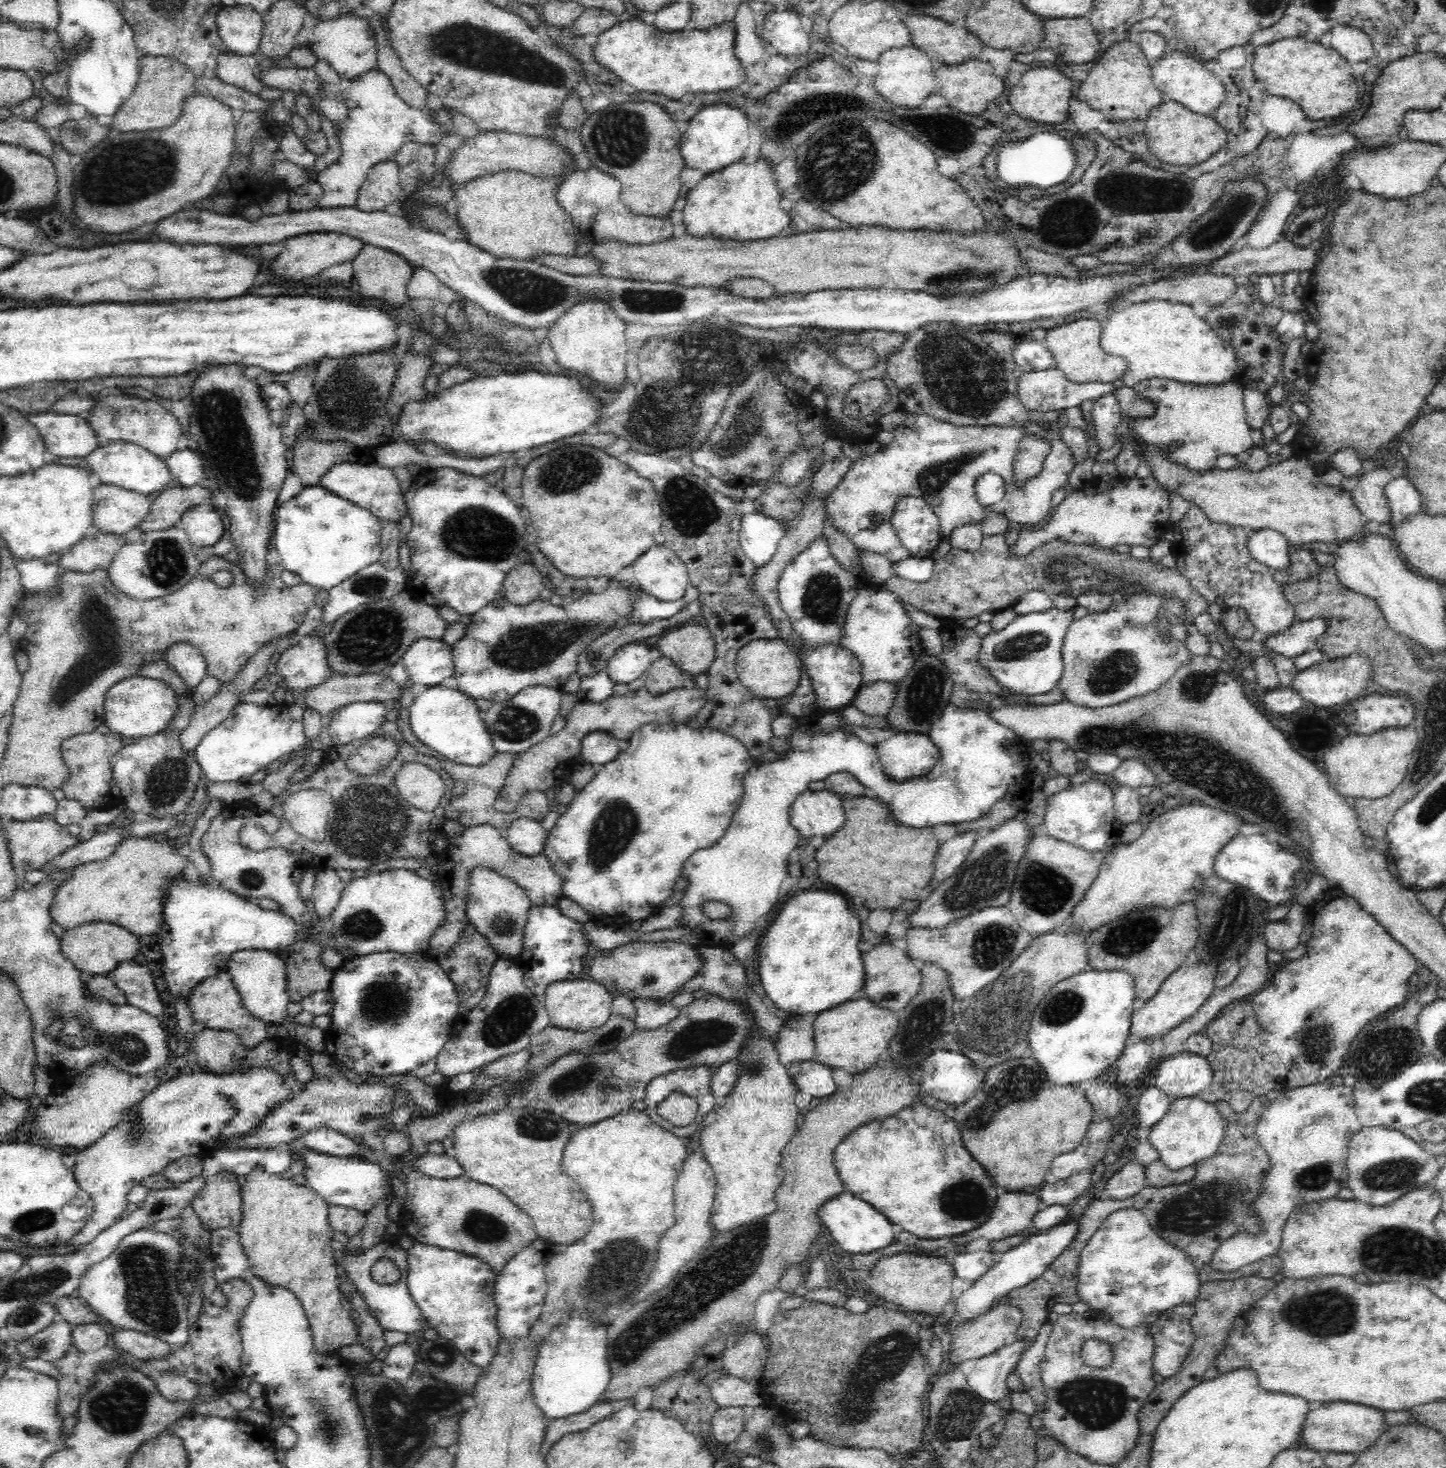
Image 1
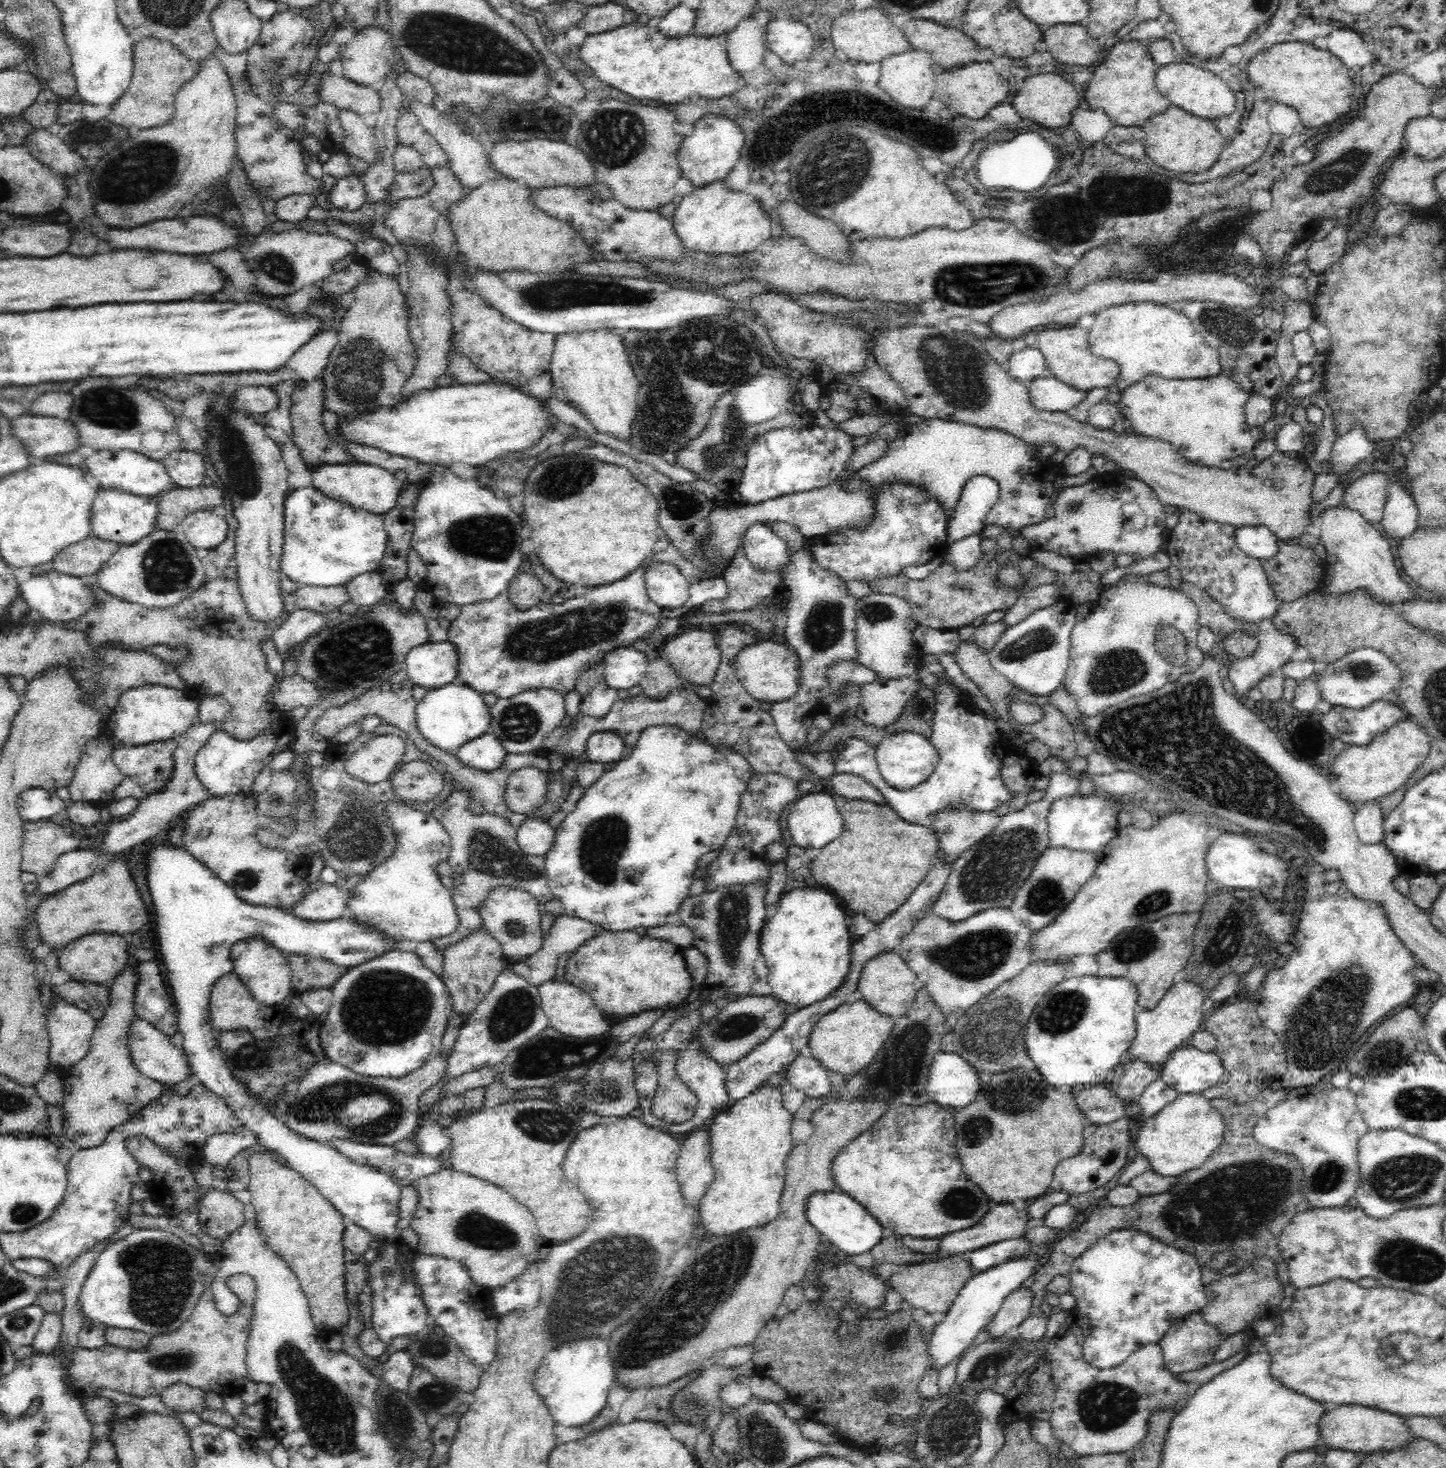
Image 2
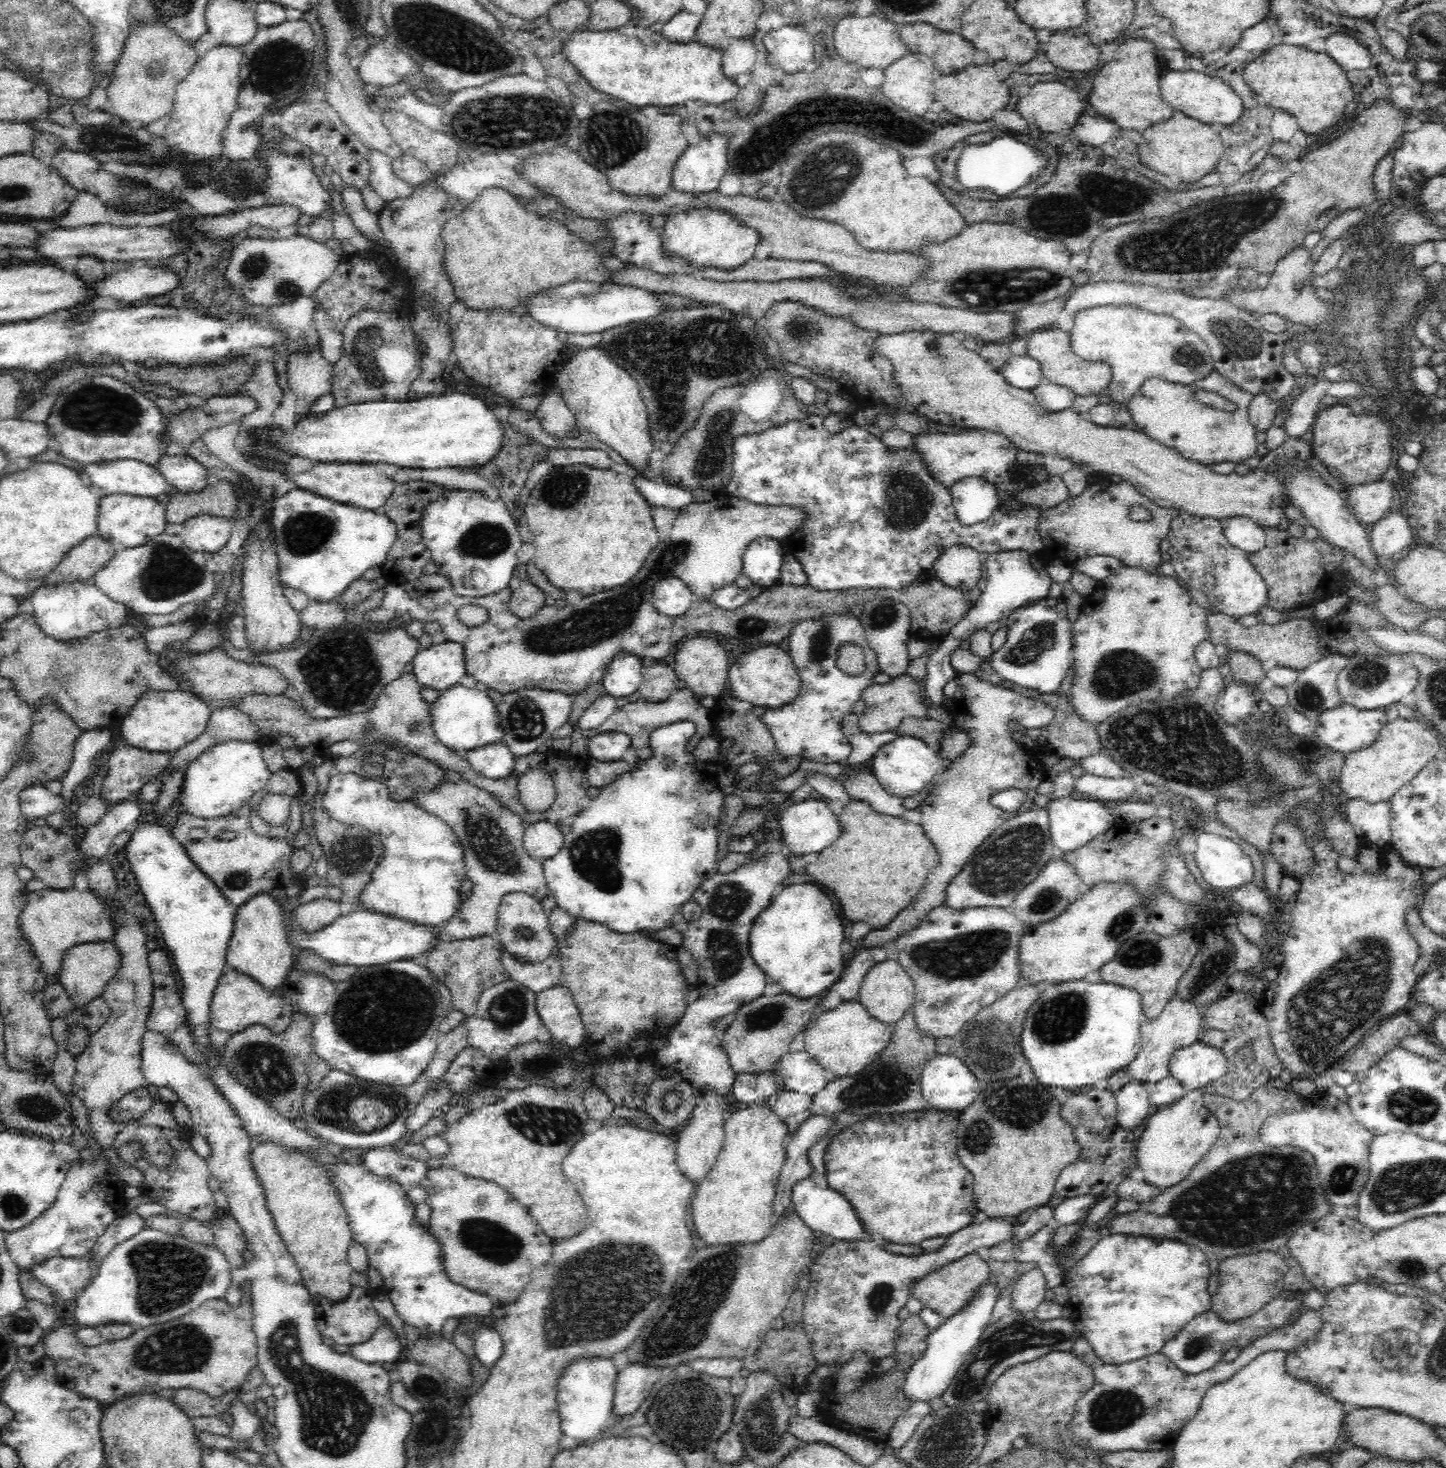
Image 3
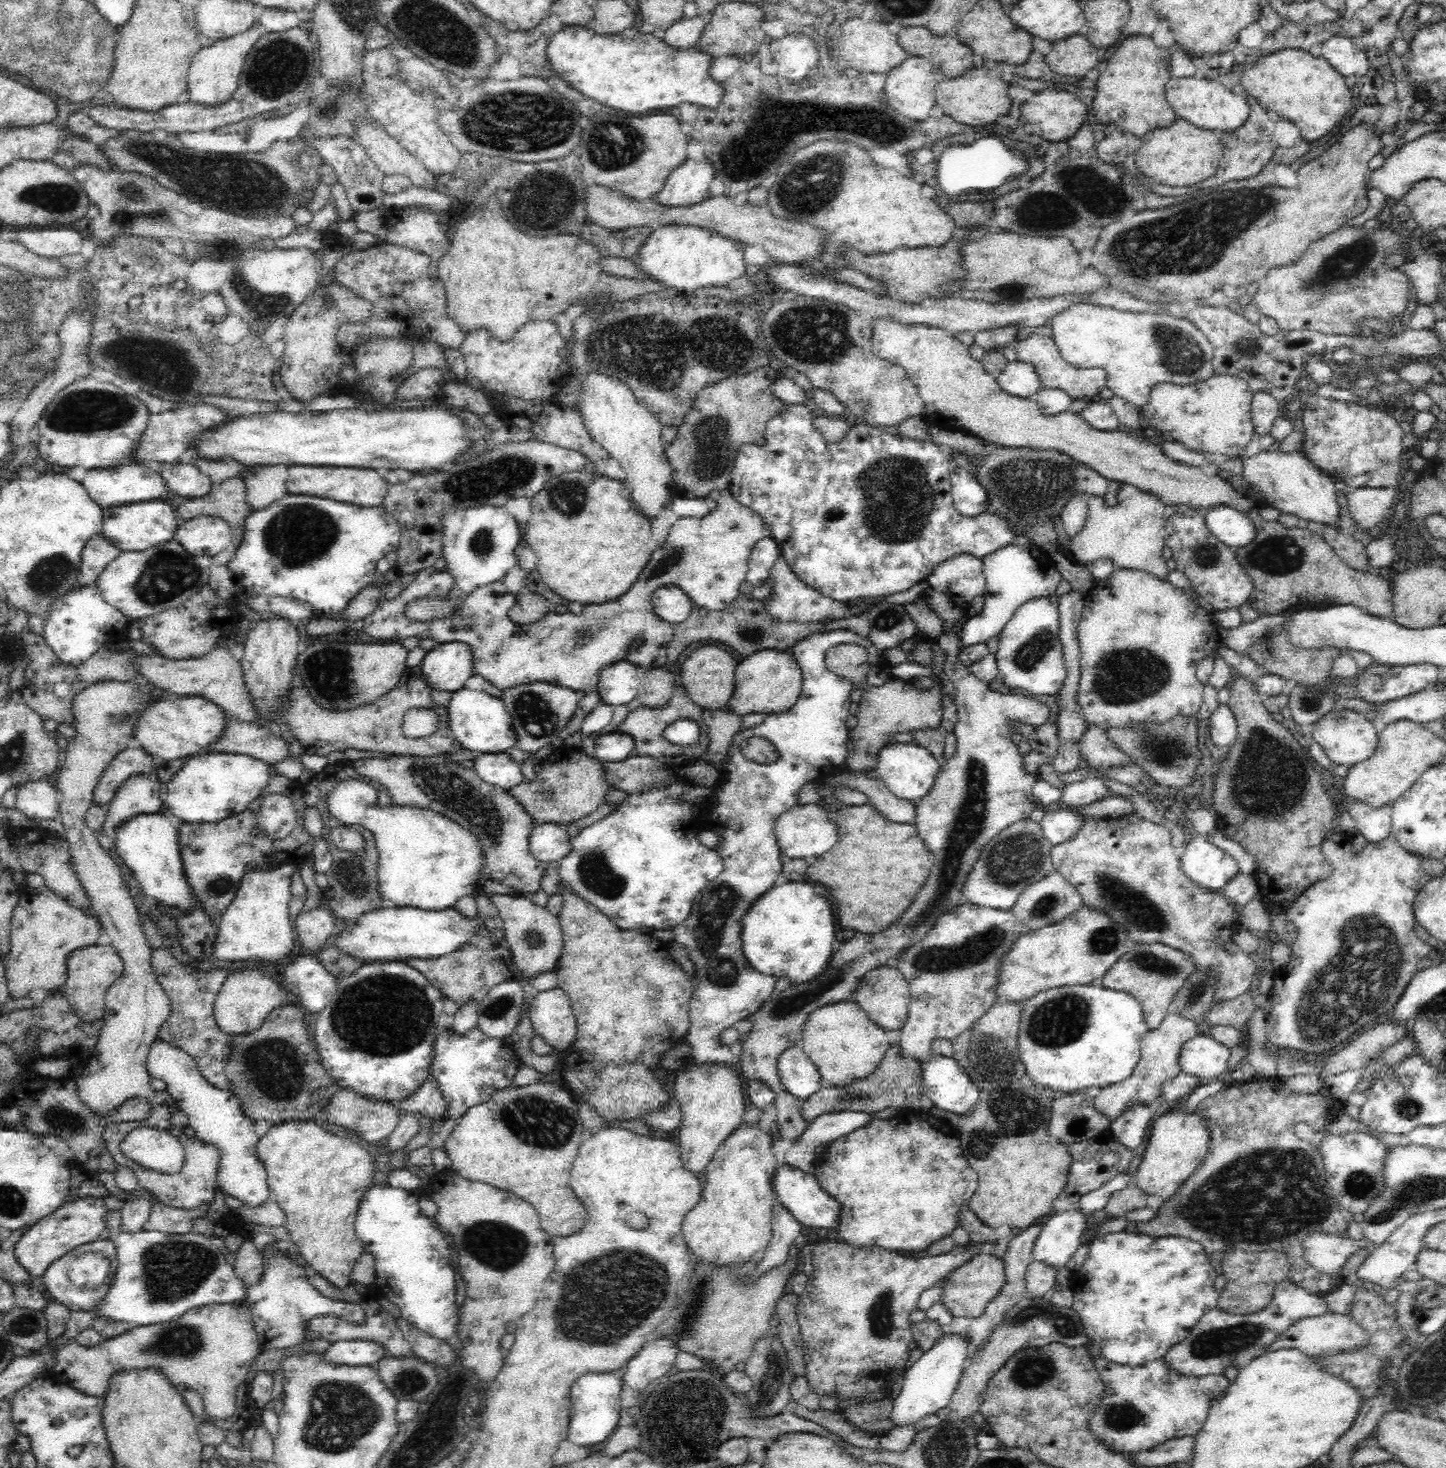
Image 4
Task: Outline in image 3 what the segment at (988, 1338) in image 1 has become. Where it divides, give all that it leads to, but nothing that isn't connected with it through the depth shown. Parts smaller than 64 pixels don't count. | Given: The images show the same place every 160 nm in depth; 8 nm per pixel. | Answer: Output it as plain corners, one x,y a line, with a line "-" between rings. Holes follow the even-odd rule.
1037,1267
1022,1272
1013,1286
1011,1305
1014,1311
1030,1312
1035,1310
1047,1298
1047,1280

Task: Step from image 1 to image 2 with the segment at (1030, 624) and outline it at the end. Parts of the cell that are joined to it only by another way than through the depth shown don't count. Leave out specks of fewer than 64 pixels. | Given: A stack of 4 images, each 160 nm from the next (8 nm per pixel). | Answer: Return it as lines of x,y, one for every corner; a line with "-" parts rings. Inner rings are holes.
1059,599
1054,604
1036,610
1014,626
1005,628
989,652
991,665
1014,687
1030,695
1051,695
1061,687
1070,658
1071,632
1077,623
1077,602

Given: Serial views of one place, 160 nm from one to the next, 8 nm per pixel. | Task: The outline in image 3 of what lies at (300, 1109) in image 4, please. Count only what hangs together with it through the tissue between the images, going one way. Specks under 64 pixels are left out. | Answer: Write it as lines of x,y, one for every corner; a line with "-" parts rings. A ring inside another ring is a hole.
294,1011
292,1026
274,1034
262,1025
247,1026
242,1032
234,1033
225,1043
220,1056
234,1081
265,1099
282,1117
301,1124
302,1107
305,1096
319,1087
330,1067
316,1054
311,1041
314,1026
313,1017

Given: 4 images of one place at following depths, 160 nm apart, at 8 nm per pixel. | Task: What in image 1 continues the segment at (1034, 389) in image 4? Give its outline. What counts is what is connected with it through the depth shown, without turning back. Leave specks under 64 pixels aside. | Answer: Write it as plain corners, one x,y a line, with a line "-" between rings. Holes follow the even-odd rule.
1016,341
1011,363
1019,374
1048,370
1053,362
1052,354
1044,343

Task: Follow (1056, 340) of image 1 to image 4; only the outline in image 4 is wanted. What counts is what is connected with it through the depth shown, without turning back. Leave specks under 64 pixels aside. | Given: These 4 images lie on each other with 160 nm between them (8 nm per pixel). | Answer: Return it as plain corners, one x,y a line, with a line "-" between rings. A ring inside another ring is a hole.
1033,334
1023,339
1014,346
1018,362
1030,363
1035,366
1041,385
1046,389
1060,389
1072,400
1082,399
1089,396
1097,399
1101,388
1105,387
1106,371
1102,368
1075,367
1067,363
1059,354
1054,340
1051,337

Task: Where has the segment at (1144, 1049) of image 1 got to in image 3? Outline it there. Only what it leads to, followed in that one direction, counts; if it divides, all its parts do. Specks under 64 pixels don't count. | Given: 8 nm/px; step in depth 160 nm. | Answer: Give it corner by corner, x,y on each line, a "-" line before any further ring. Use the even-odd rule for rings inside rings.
1134,1081
1125,1084
1119,1093
1115,1094
1116,1099
1116,1118
1115,1122
1118,1127
1138,1134
1142,1130
1142,1126
1145,1120
1153,1113
1154,1108
1149,1101
1150,1086
1148,1083
1142,1083
1142,1081

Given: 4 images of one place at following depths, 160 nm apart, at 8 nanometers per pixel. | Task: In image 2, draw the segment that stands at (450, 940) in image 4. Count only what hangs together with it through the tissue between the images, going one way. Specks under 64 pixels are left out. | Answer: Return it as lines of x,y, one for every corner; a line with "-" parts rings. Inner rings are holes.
155,844
145,856
145,869
156,916
160,956
168,972
168,984
172,988
177,1012
177,1027
183,1036
182,1049
187,1054
191,1070
204,1086
225,1099
245,1130
256,1135
260,1146
283,1158
288,1167
302,1175
302,1179
316,1186
321,1197
326,1198
345,1220
366,1230
371,1241
376,1239
374,1241
380,1247
384,1243
393,1243
397,1254
404,1255
405,1262
409,1263
410,1281
421,1292
417,1274
413,1270
417,1249
403,1242
403,1230
397,1227
400,1219
400,1183
385,1173
352,1163
332,1144
318,1142
290,1130
283,1118
273,1115
262,1098
256,1097
246,1085
232,1076
218,1046
218,1033
209,1023
211,990
222,975
233,972
230,949
238,941
262,937
267,944
282,952
323,958
331,964
348,968
396,950
399,942
384,936
382,932
375,932
375,929
366,928
353,917
314,922
292,916
292,912
276,907
245,903
232,888
214,876
209,868
183,847

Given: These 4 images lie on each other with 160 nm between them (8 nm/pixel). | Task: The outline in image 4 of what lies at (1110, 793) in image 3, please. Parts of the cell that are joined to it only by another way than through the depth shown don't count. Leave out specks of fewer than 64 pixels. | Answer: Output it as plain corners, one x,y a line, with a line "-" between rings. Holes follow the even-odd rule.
1088,777
1085,781
1067,784
1061,788
1059,801
1069,807
1082,808
1104,797
1108,797
1110,790
1100,781

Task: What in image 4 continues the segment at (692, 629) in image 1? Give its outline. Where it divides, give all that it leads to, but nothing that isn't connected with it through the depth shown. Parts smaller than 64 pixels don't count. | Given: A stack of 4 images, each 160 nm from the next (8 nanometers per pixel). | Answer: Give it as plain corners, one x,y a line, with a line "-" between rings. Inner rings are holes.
714,645
702,646
682,664
680,673
683,688
689,700
704,710
728,710
731,696
735,690
735,667
730,653

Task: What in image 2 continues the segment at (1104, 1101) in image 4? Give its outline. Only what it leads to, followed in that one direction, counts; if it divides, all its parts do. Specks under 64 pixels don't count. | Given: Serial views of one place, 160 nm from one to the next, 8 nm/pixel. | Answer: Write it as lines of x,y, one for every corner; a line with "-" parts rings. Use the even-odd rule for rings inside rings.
1176,980
1174,984
1166,991
1166,994
1159,1000
1159,1003
1150,1010
1143,1010
1136,1016
1137,1035
1133,1040
1132,1046
1127,1050
1125,1057
1128,1061
1142,1061
1154,1069
1162,1068
1167,1058
1176,1050
1184,1046
1190,1046
1191,1036
1194,1032
1203,1028
1204,1013
1210,1006
1207,993
1198,985
1184,981

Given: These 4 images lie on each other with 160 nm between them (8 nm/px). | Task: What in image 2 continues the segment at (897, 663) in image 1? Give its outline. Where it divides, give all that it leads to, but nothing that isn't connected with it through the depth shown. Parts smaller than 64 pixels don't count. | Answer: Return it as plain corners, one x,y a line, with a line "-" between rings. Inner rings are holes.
870,593
857,600
856,622
855,641
860,664
873,670
880,679
897,681
902,677
915,677
920,661
916,662
912,656
912,634
918,626
913,622
910,605
904,599

